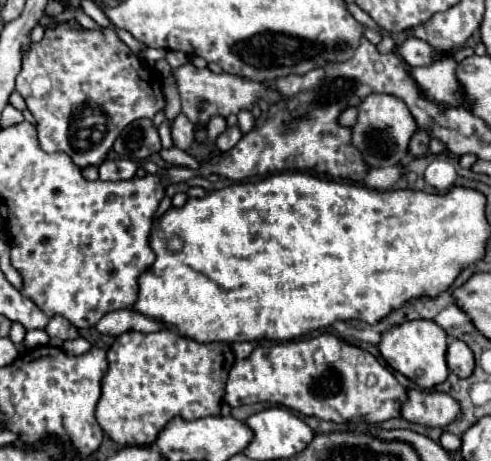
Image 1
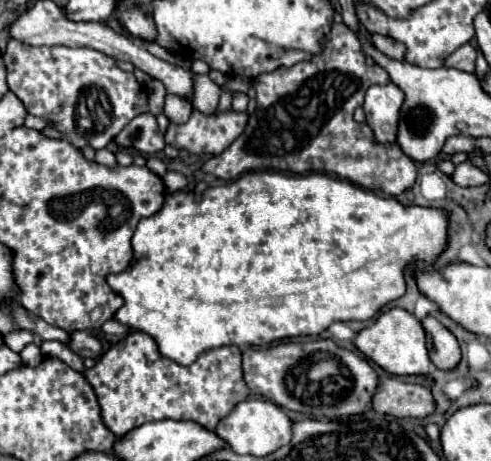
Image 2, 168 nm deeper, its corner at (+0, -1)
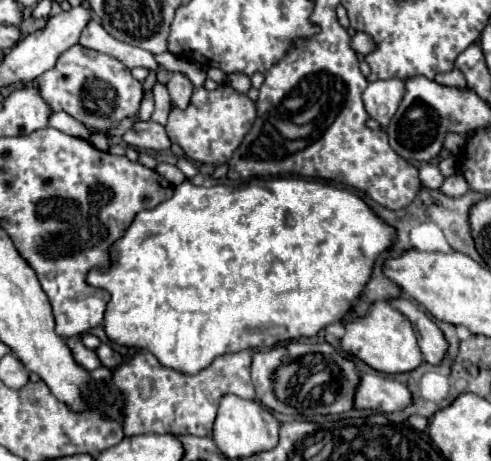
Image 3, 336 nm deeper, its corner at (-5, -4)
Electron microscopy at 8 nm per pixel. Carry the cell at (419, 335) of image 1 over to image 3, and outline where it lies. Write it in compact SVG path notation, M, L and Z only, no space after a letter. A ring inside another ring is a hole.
M376 300L374 304L370 304L370 310L352 322L346 322L344 330L346 332L340 338L342 350L360 358L362 362L366 362L370 368L378 372L384 374L410 372L418 368L422 362L422 352L416 344L416 334L410 320L384 300Z

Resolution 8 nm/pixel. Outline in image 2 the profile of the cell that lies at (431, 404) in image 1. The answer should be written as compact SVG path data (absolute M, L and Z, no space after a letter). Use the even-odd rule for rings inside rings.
M389 377L381 379L379 391L373 397L373 409L393 417L425 419L435 411L435 397L423 385L413 385Z

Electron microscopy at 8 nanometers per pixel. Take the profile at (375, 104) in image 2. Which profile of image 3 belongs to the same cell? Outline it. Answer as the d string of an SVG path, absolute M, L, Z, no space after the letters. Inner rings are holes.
M398 78L368 82L368 88L362 94L366 112L370 114L370 118L380 122L382 128L386 128L400 104L404 92L406 92L404 82Z

